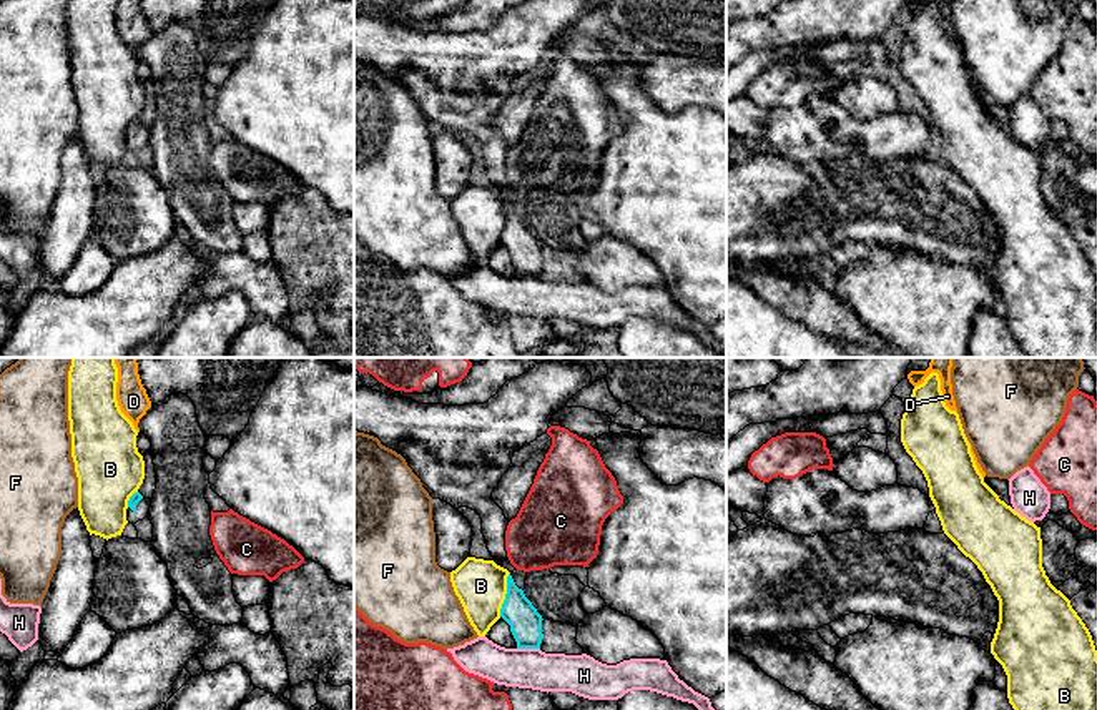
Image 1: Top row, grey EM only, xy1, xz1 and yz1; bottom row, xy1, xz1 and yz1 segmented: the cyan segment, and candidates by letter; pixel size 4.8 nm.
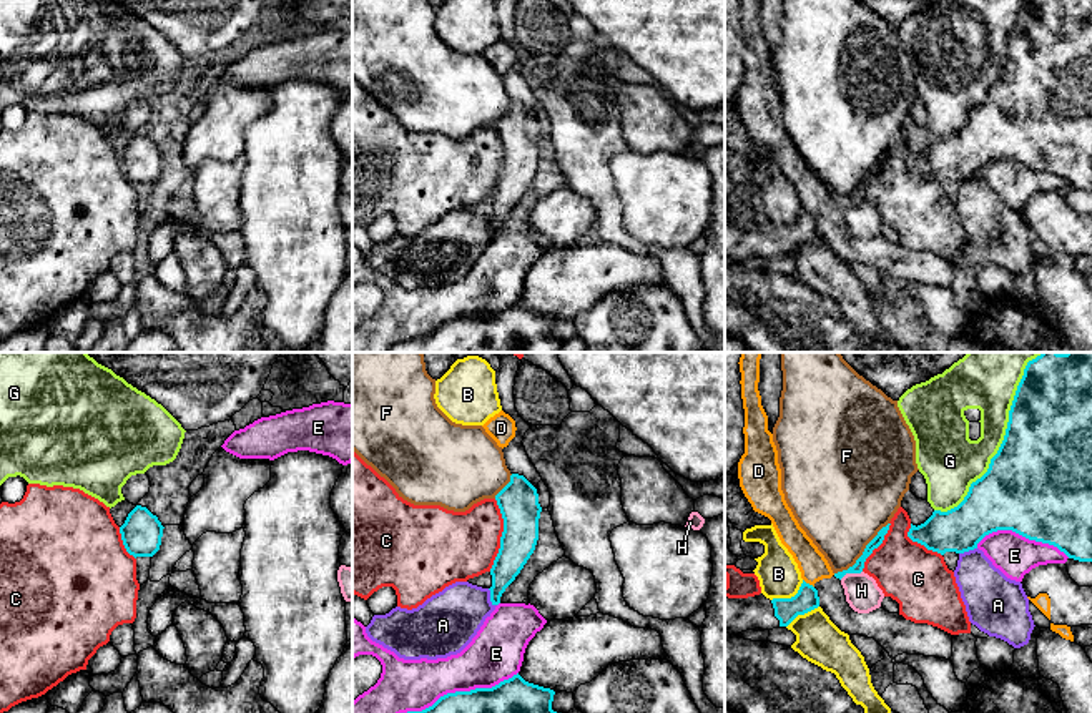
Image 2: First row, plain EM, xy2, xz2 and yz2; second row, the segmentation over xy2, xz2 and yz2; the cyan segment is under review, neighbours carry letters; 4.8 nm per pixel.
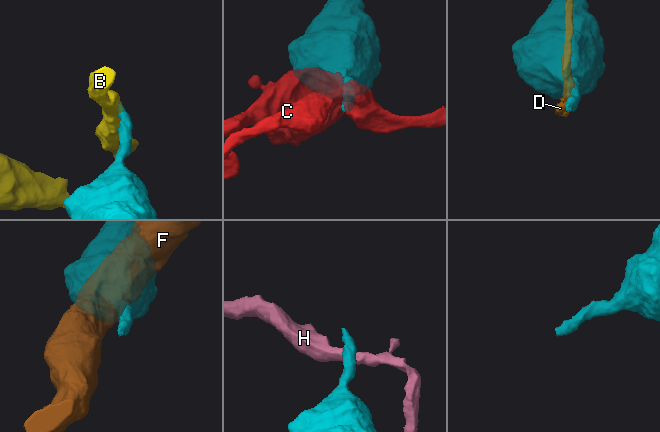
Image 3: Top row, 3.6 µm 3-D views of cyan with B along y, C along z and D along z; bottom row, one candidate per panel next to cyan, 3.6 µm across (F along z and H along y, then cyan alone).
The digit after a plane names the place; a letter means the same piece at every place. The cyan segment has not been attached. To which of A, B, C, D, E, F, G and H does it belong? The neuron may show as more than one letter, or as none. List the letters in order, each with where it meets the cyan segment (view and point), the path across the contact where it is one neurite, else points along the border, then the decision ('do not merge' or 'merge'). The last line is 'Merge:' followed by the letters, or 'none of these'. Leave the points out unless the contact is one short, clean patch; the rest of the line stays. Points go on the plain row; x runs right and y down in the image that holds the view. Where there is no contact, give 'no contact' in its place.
A: meets cyan in xz2 at (491, 225); do not merge
B: meets cyan in xz1 at (506, 221); border along xz1 (509, 200), (499, 243); do not merge
C: meets cyan in xz2 at (502, 163); border along xz2 (496, 127), (501, 137), (502, 163), (499, 180), (489, 198); do not merge
D: meets cyan in yz2 at (808, 211); border along yz2 (803, 206), (813, 215); do not merge
E: meets cyan in xz2 at (452, 321); do not merge
F: meets cyan in yz2 at (863, 180); border along yz2 (888, 150), (851, 193), (835, 201); do not merge
G: meets cyan in yz2 at (998, 78); do not merge
H: meets cyan in xz1 at (529, 275); border along xz1 (517, 275), (539, 276); do not merge
Merge: none of these

